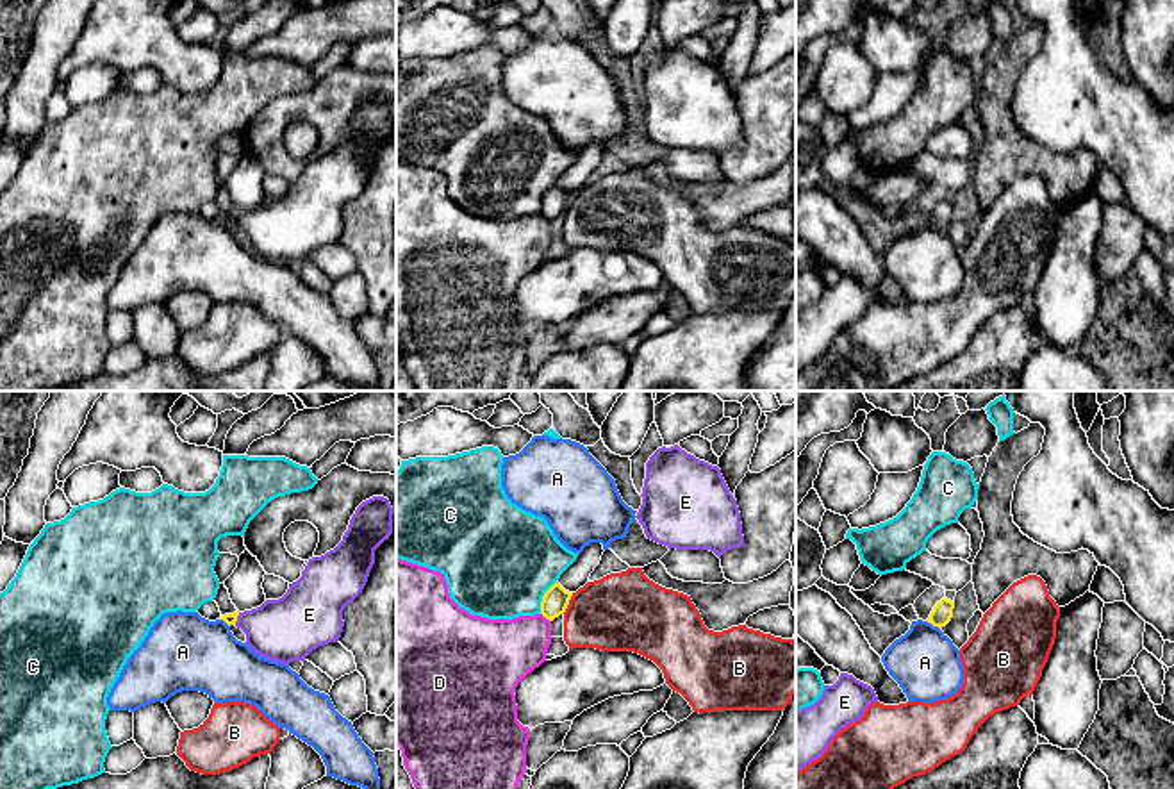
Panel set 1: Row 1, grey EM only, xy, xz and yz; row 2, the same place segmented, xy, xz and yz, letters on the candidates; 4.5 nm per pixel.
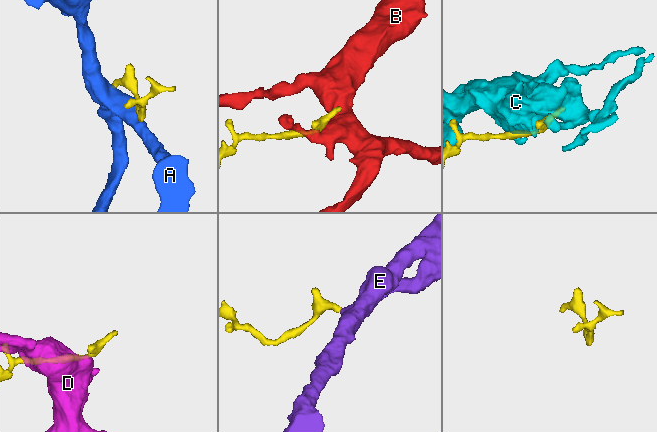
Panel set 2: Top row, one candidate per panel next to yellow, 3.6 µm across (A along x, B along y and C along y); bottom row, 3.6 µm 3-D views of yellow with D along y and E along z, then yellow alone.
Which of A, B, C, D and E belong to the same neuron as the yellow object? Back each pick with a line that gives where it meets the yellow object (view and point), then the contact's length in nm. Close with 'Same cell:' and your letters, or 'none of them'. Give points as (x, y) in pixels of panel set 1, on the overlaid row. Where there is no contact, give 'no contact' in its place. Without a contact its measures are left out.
E: meets yellow in xy at (236, 618); contact 60 nm long
Same cell: E

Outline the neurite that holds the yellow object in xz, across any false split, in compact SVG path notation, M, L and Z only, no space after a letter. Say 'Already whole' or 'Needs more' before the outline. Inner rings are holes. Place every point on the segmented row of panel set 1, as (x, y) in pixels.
Already whole. M555 582L542 596L541 614L553 621L566 612L573 593L566 591L558 582Z

